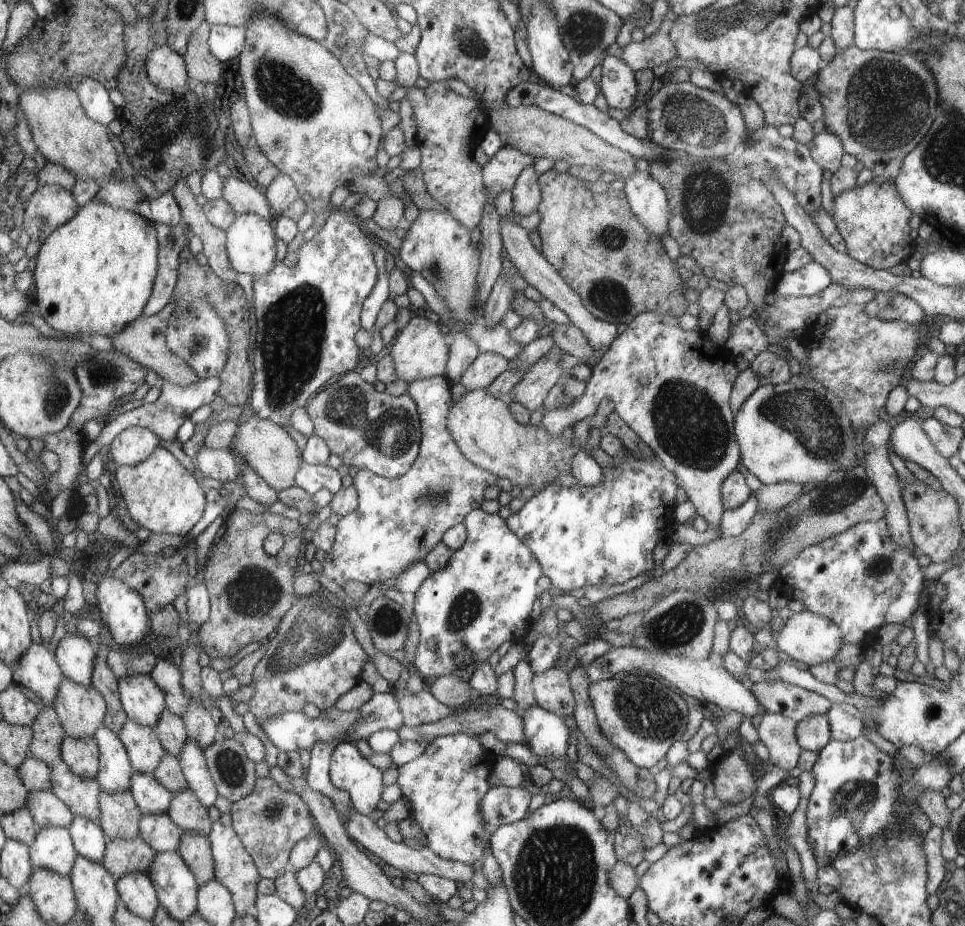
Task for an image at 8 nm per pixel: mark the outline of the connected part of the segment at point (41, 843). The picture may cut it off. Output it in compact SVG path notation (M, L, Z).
M56 825L38 828L30 846L31 865L69 876L79 854L69 829Z

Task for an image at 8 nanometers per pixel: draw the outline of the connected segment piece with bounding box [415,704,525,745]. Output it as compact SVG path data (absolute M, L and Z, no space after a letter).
M501 704L496 708L482 706L471 707L434 723L425 723L415 728L418 741L428 740L449 733L475 733L476 735L494 732L505 744L524 745L523 718L517 713L504 708Z

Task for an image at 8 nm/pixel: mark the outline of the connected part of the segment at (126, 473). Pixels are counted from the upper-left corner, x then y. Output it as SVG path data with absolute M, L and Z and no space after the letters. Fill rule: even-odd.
M157 447L155 452L141 464L137 466L117 466L116 483L120 486L121 498L126 502L128 514L132 520L140 525L141 528L147 528L156 535L179 535L187 537L194 524L202 518L202 512L206 508L206 498L196 482L196 478L172 456L172 452L163 447Z

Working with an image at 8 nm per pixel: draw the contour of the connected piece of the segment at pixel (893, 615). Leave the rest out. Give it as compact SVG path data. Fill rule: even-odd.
M883 519L861 521L844 533L832 536L819 544L802 550L795 560L788 562L779 572L779 577L790 588L790 598L804 603L804 610L827 617L839 626L841 642L858 646L876 645L878 628L884 624L901 624L912 621L913 614L920 612L921 595L928 581L928 572L909 549L900 548L891 540L890 529Z

